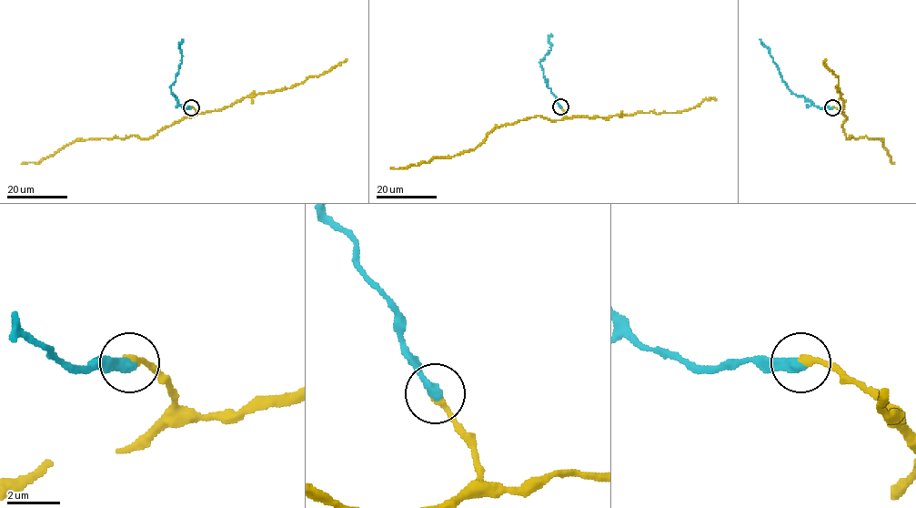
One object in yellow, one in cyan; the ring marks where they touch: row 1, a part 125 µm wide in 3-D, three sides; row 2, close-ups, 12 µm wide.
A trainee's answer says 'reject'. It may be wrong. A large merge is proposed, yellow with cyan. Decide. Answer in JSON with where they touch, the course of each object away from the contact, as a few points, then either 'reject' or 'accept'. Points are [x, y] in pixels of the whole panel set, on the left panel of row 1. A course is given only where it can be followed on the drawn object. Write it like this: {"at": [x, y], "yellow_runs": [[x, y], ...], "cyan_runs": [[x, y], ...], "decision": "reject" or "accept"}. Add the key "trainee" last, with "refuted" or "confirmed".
{"at": [191, 107], "yellow_runs": [[191, 107], [196, 111], [193, 116], [183, 116], [148, 138], [135, 135], [75, 140], [37, 162], [21, 164]], "cyan_runs": [[191, 107], [184, 107], [171, 86], [181, 63], [182, 39]], "decision": "accept", "trainee": "refuted"}

